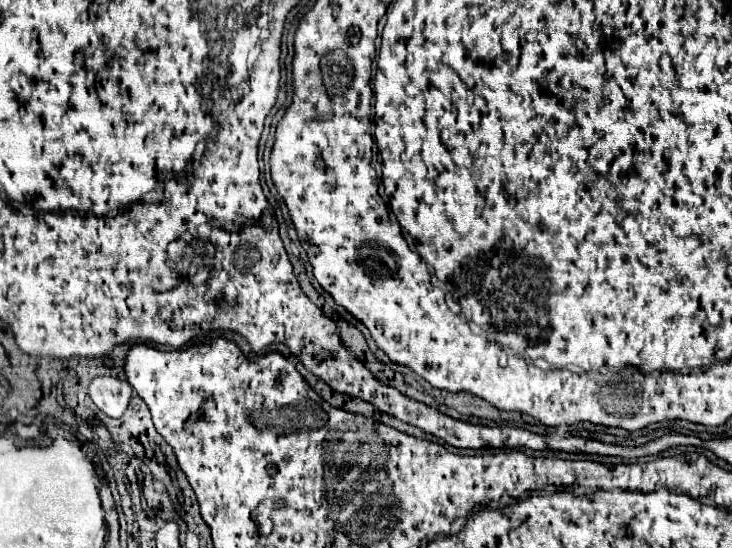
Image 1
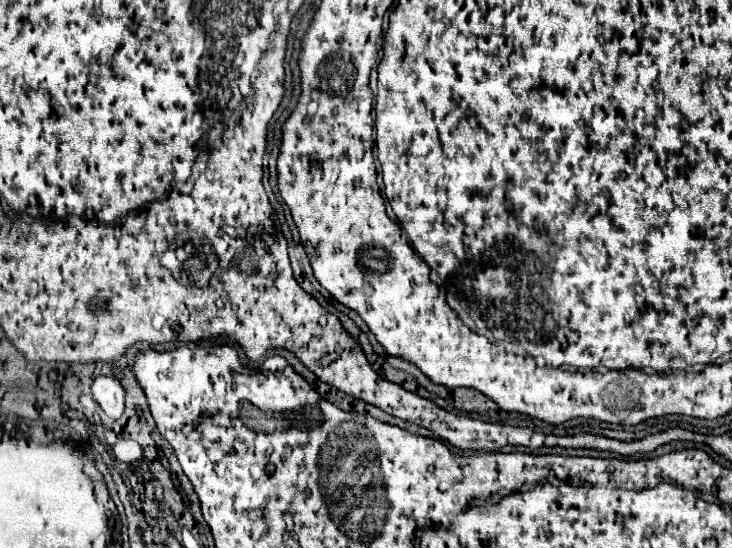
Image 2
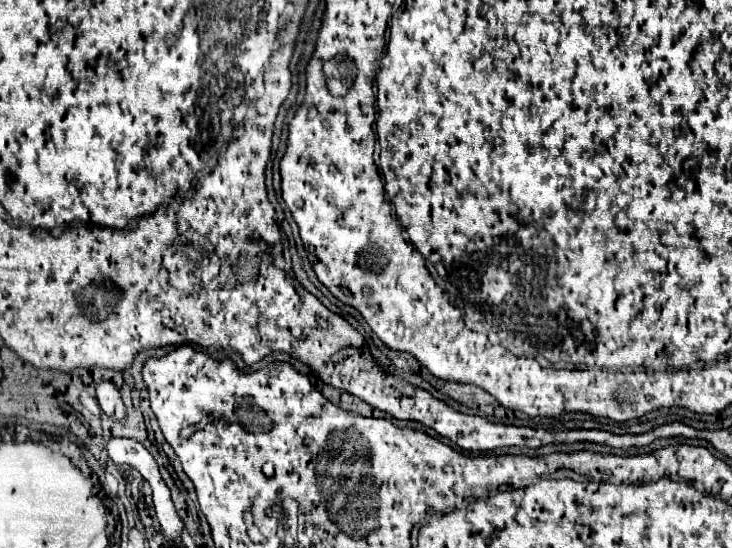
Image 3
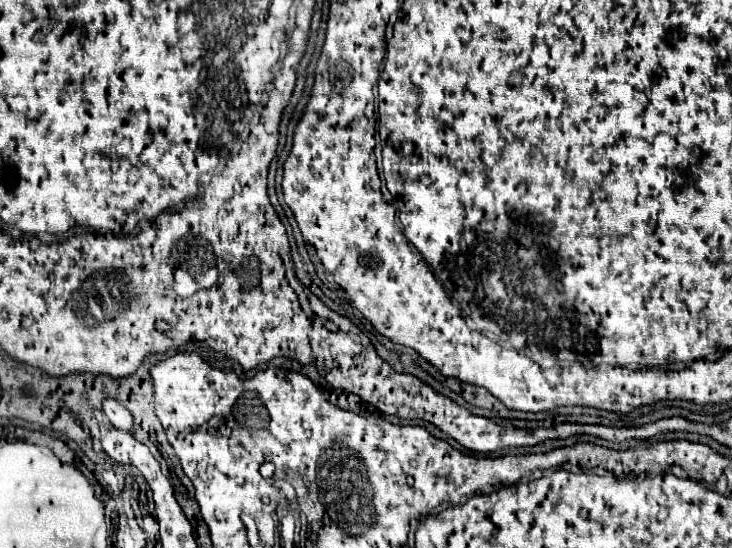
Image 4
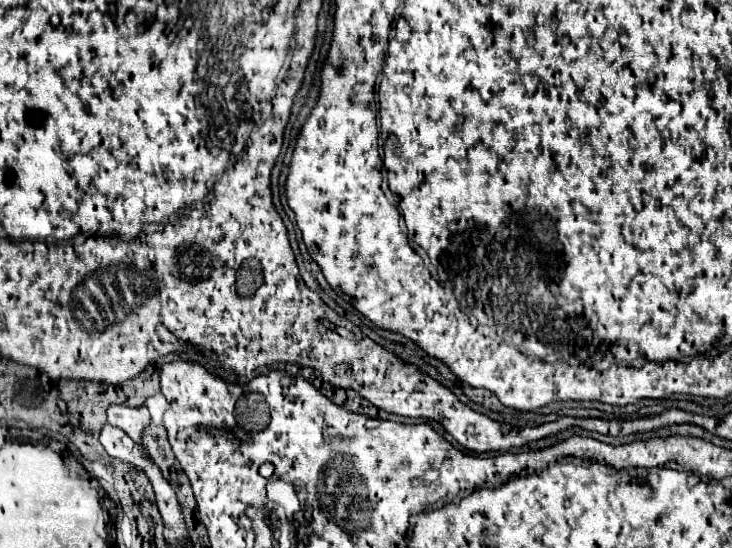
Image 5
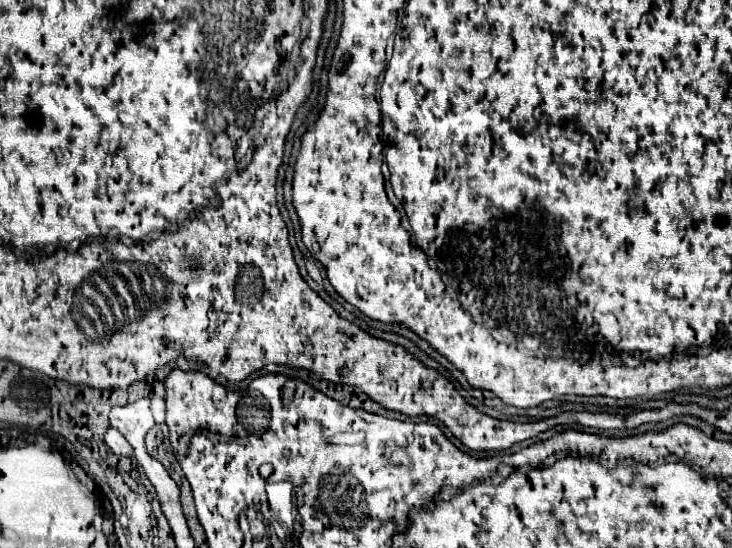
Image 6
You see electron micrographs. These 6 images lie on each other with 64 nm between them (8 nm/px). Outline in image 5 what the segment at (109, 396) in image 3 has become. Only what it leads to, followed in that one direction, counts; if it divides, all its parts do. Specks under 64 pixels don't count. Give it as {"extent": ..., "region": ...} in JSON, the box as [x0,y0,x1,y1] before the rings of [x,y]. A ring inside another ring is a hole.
{"extent":[108,404,150,442],"region":[[[112,404],[108,408],[108,424],[122,428],[132,440],[140,442],[140,434],[144,430],[144,426],[150,424],[150,412],[146,406],[128,408],[128,406]]]}

